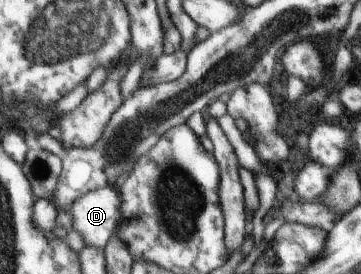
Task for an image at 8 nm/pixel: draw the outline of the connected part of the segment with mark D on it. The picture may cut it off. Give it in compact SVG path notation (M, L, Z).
M105 187L91 191L85 196L79 197L69 213L73 217L72 231L77 231L83 237L86 246L106 250L115 236L118 224L122 219L123 195L119 188Z

